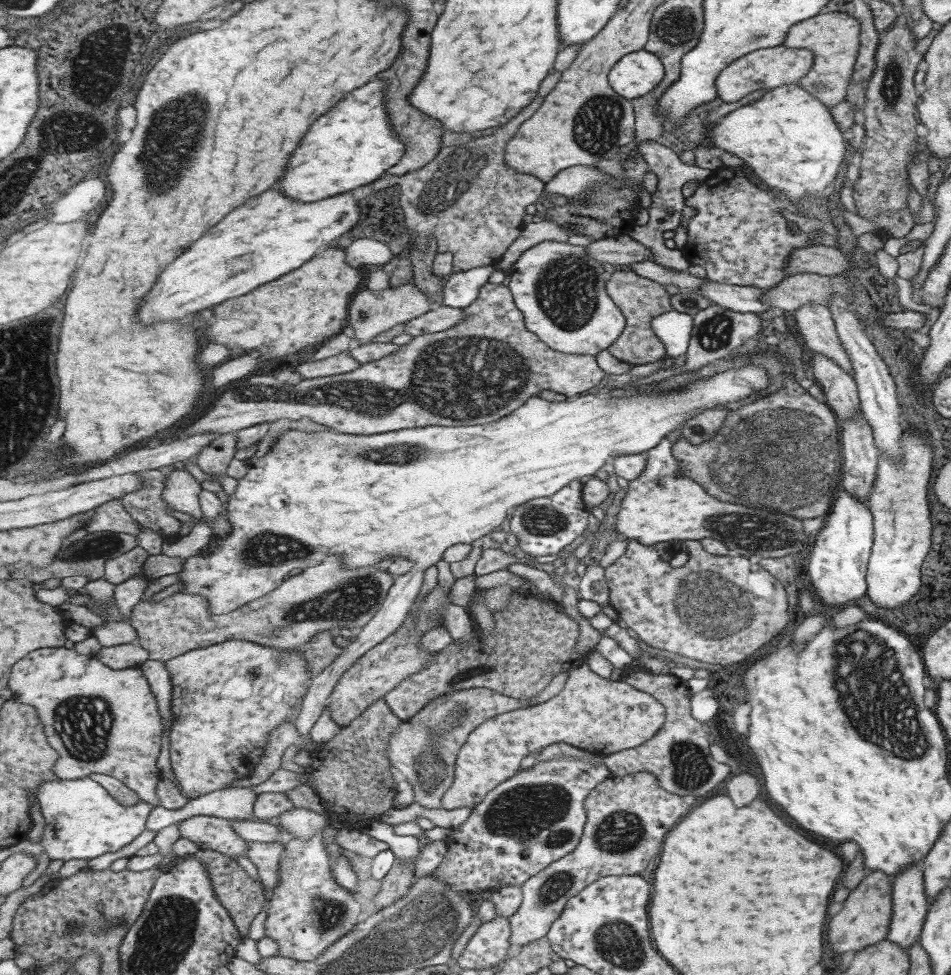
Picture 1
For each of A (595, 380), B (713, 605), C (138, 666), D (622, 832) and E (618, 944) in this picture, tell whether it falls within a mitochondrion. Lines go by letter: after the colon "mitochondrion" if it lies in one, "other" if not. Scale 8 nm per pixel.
A: other
B: mitochondrion
C: other
D: mitochondrion
E: mitochondrion

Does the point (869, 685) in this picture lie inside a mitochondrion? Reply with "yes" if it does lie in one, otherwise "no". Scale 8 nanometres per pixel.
yes

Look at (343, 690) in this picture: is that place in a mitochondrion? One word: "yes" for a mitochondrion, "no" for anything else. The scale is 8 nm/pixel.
no

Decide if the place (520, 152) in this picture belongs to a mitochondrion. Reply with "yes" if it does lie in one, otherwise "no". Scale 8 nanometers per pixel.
no

